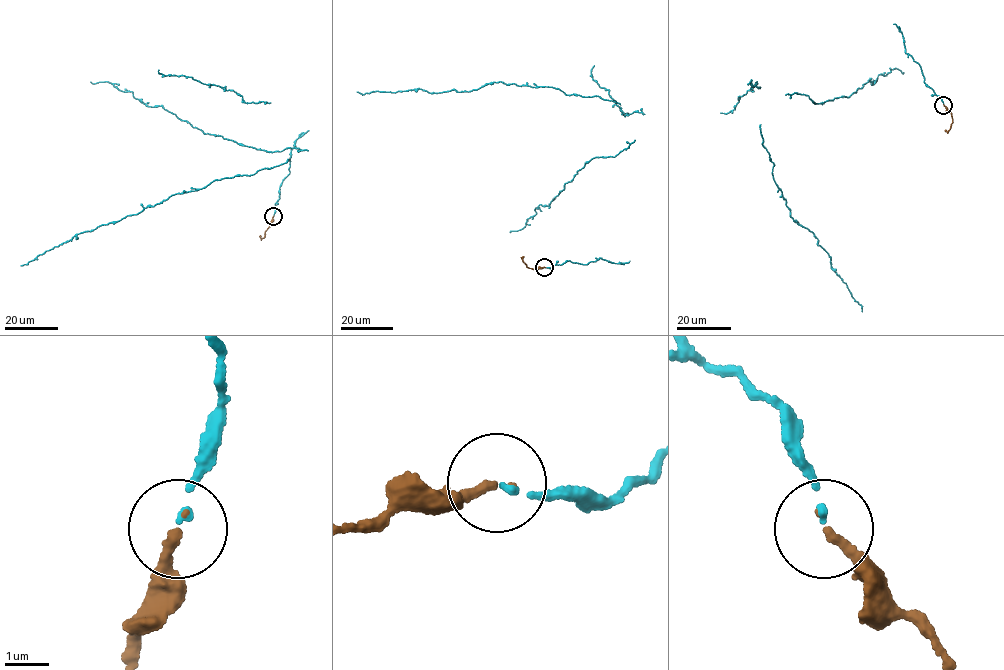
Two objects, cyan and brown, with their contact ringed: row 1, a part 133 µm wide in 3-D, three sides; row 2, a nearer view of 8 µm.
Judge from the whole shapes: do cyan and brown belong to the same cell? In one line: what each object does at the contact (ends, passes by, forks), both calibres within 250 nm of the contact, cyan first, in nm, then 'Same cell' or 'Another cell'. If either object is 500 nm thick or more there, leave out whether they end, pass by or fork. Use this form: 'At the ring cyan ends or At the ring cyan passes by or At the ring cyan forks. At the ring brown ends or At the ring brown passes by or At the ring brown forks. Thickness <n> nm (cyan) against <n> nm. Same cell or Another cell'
At the ring cyan ends. At the ring brown ends. Thickness 120 nm (cyan) against 220 nm. Same cell

